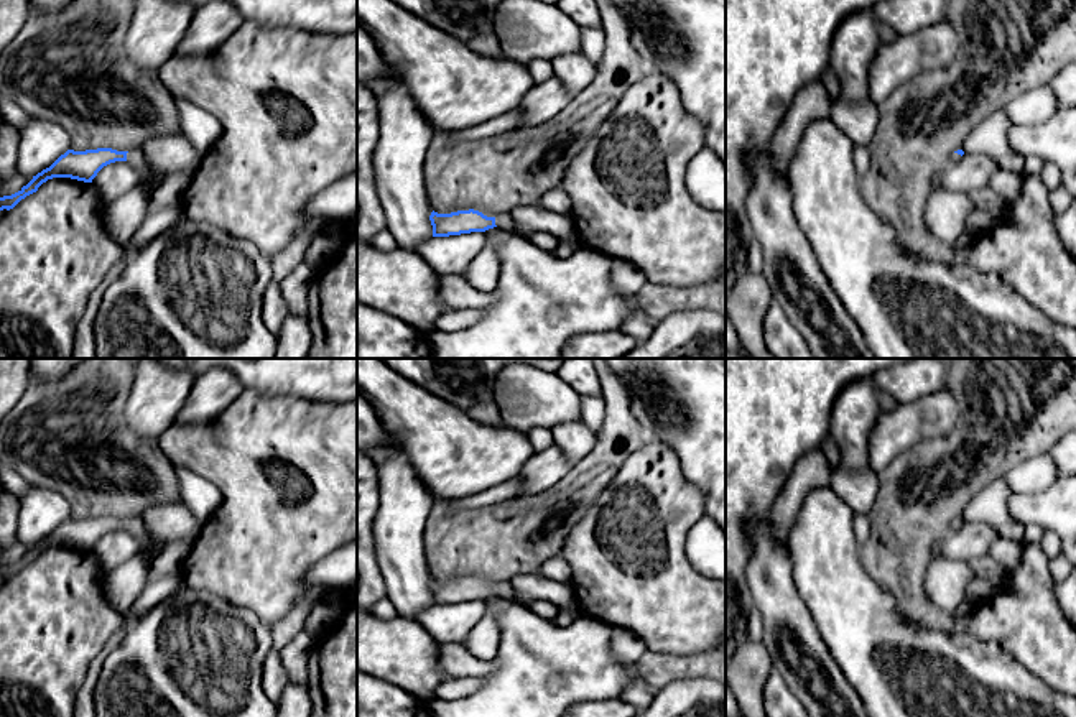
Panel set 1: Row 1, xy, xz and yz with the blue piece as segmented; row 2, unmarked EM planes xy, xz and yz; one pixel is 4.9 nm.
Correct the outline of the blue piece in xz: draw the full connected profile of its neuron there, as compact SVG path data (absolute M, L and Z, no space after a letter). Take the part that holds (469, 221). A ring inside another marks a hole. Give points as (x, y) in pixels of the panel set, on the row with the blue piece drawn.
M457 210L451 214L431 212L429 215L433 225L433 237L449 237L471 232L485 232L489 229L499 227L502 230L513 230L517 227L508 215L487 217L479 210Z

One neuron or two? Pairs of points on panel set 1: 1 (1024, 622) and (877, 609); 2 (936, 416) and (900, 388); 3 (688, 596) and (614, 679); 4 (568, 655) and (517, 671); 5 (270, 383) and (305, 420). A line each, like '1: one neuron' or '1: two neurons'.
1: two neurons
2: two neurons
3: two neurons
4: one neuron
5: two neurons

